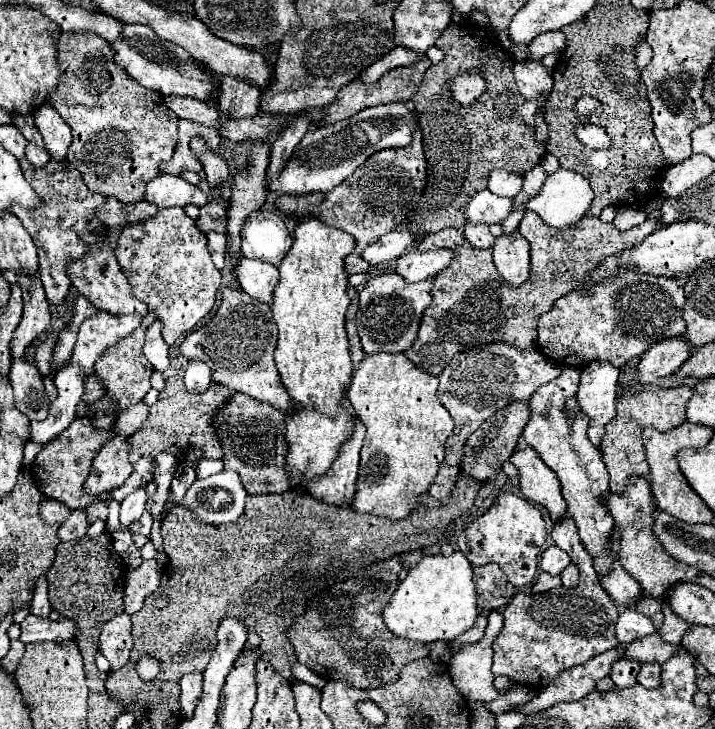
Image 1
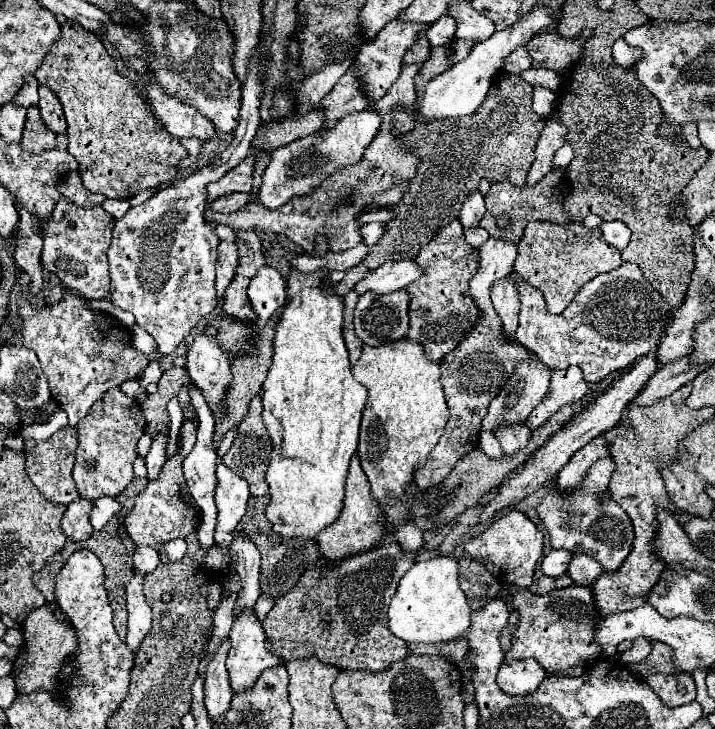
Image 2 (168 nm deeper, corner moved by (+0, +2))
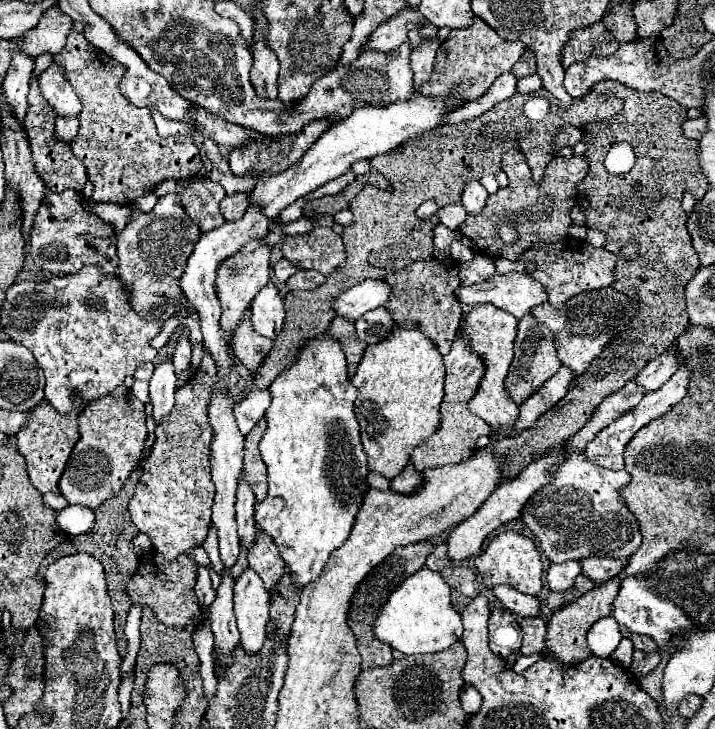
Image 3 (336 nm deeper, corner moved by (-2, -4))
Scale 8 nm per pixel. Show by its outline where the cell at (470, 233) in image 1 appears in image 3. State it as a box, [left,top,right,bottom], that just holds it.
[462,180,488,216]

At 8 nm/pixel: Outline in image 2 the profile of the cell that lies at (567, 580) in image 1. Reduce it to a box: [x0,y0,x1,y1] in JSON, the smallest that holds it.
[568,556,604,586]

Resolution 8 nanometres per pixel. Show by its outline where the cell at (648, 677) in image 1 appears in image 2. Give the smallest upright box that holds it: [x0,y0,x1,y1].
[646,672,696,708]

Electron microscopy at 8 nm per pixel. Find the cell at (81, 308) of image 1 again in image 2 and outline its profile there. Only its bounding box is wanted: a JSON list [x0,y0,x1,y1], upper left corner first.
[108,46,264,356]

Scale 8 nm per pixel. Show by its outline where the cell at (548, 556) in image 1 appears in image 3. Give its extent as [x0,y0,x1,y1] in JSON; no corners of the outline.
[546,562,580,590]

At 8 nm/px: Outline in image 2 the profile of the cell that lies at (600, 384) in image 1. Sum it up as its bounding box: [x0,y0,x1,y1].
[536,458,634,572]

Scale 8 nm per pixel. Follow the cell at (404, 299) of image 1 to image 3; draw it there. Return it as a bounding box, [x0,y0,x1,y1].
[356,306,394,344]

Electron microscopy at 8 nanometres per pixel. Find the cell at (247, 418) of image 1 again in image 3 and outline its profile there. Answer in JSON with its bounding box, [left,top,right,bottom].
[242,420,268,502]

